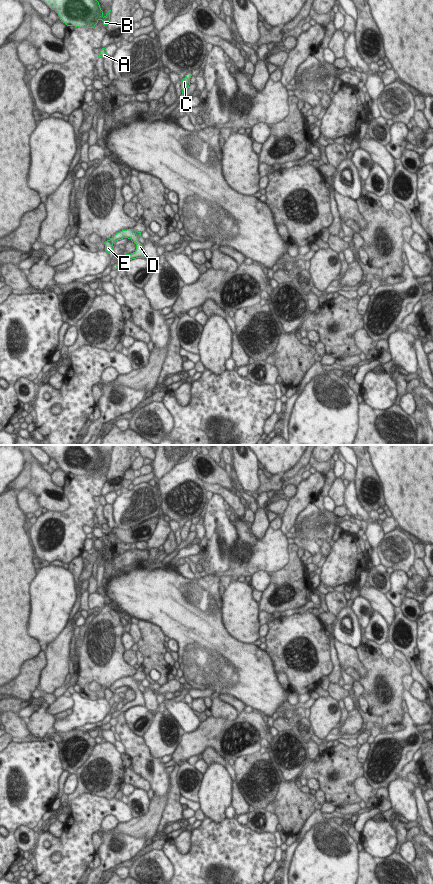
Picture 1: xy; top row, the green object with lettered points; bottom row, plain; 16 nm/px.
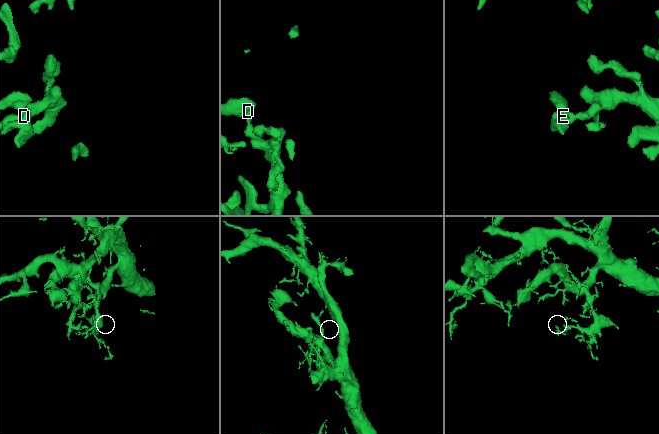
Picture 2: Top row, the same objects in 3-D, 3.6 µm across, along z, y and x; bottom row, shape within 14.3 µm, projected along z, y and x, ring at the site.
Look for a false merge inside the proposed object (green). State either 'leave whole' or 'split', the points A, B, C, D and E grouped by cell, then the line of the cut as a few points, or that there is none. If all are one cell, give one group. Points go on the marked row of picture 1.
split; groups A B C D / E; cut xy (108, 240), (112, 243)

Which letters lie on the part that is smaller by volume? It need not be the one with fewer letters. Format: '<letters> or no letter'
E

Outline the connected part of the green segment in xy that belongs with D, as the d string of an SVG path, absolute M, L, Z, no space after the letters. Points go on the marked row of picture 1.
M127 229L122 230L110 238L110 242L114 243L123 238L128 238L136 244L136 250L131 254L126 254L126 257L116 265L116 267L126 264L128 261L136 258L146 258L144 246L138 241L138 238L141 236L141 232L138 229Z

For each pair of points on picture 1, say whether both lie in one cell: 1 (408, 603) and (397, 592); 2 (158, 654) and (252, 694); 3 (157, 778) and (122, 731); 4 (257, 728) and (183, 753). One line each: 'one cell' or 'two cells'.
1: two cells
2: two cells
3: one cell
4: one cell

